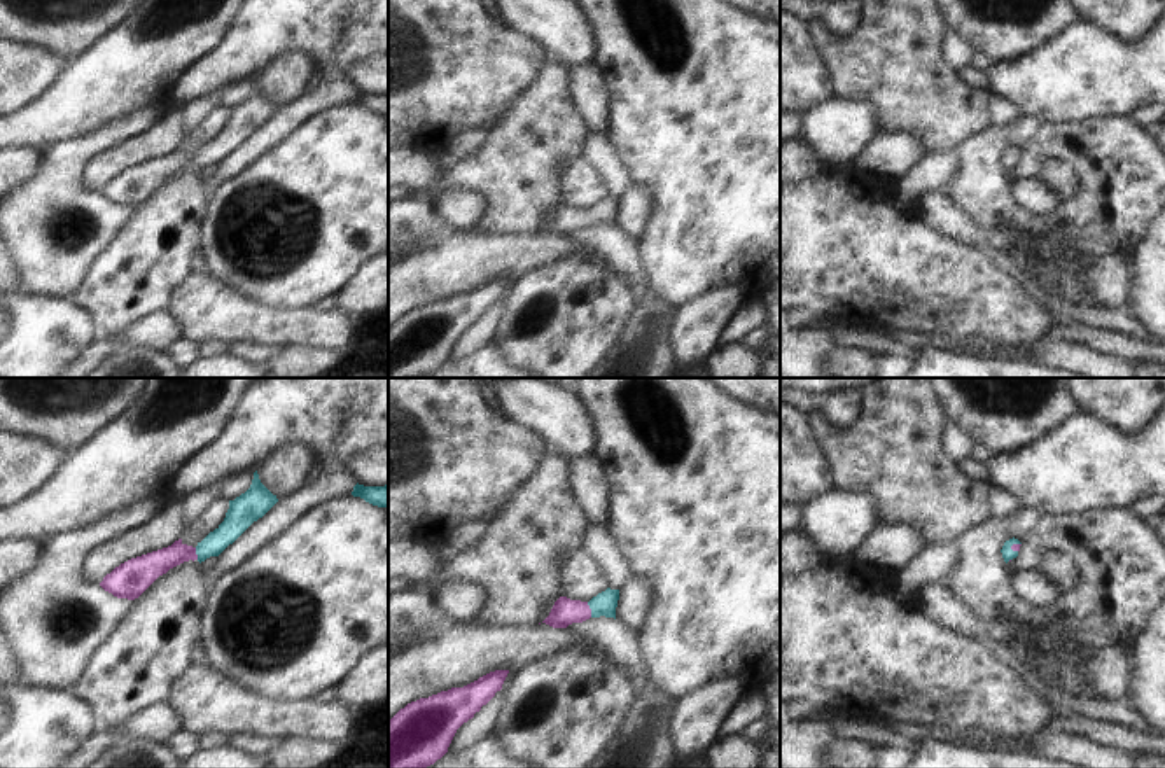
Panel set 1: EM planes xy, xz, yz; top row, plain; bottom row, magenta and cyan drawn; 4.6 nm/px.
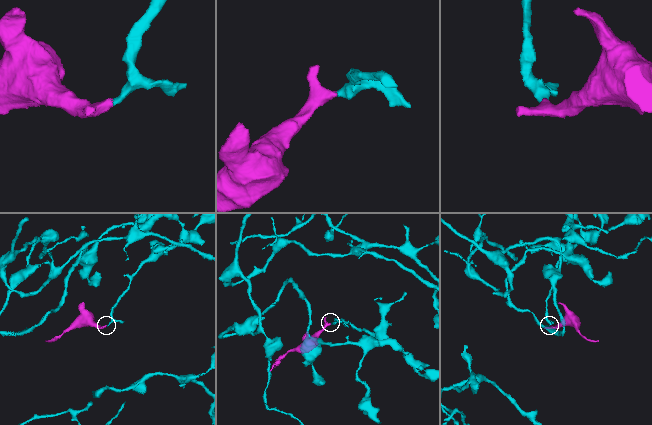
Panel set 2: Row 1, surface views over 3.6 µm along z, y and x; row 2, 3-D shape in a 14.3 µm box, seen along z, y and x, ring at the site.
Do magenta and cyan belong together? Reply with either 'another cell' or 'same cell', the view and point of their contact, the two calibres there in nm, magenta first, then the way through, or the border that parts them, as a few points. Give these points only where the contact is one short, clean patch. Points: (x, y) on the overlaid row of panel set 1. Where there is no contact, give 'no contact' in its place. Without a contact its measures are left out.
same cell | xz (590, 609) | 120/110 nm | across xz (565, 611), (590, 609), (604, 604)

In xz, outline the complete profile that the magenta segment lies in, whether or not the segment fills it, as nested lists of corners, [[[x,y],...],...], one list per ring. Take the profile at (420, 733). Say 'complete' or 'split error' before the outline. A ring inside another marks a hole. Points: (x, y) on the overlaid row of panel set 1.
complete | [[[495,670],[401,709],[388,719],[388,768],[427,768],[441,759],[457,730],[502,689],[507,674]]]

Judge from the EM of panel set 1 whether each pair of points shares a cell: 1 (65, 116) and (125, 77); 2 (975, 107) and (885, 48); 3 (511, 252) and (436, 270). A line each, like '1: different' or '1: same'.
1: same
2: same
3: same

